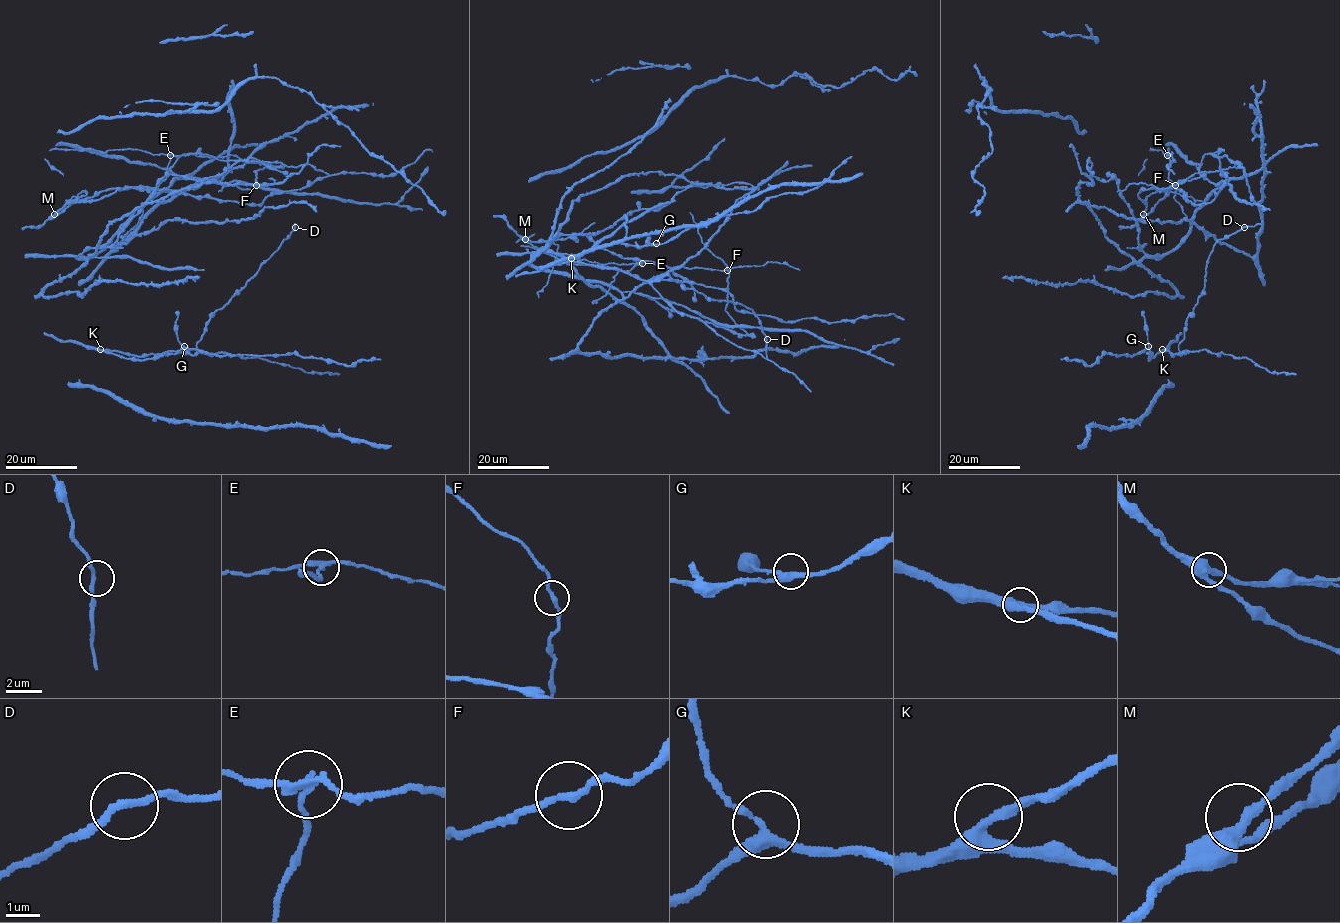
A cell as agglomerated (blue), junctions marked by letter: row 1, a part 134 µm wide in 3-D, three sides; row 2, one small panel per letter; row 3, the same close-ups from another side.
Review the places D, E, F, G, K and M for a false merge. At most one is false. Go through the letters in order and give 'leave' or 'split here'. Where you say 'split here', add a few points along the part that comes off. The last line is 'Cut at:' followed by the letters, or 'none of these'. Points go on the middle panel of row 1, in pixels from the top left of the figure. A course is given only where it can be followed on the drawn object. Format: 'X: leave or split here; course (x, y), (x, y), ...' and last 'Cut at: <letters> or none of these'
D: leave
E: split here; course (642, 263), (630, 270), (621, 269), (608, 292), (593, 301)
F: leave
G: leave
K: leave
M: leave
Cut at: E

